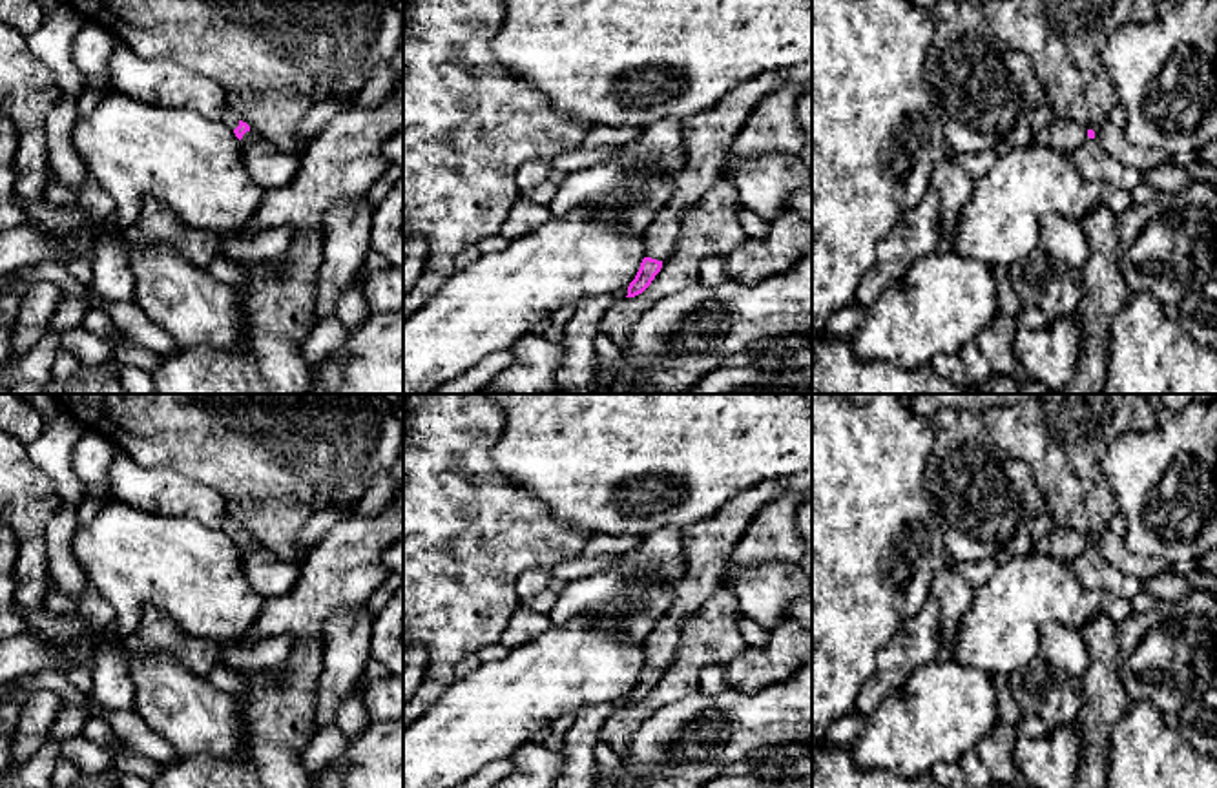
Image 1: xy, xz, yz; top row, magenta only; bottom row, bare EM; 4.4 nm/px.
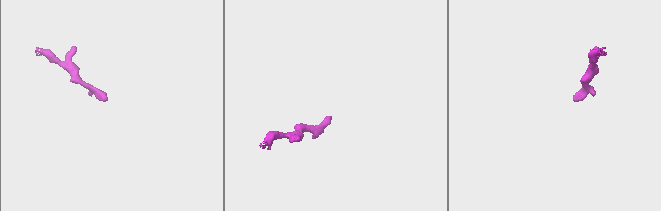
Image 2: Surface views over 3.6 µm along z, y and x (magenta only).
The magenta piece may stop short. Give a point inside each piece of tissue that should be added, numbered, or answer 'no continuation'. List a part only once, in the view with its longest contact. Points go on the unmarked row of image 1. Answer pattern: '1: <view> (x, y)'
1: xz (708, 542)

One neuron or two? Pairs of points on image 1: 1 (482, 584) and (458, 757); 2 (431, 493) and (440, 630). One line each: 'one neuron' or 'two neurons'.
1: two neurons
2: one neuron

